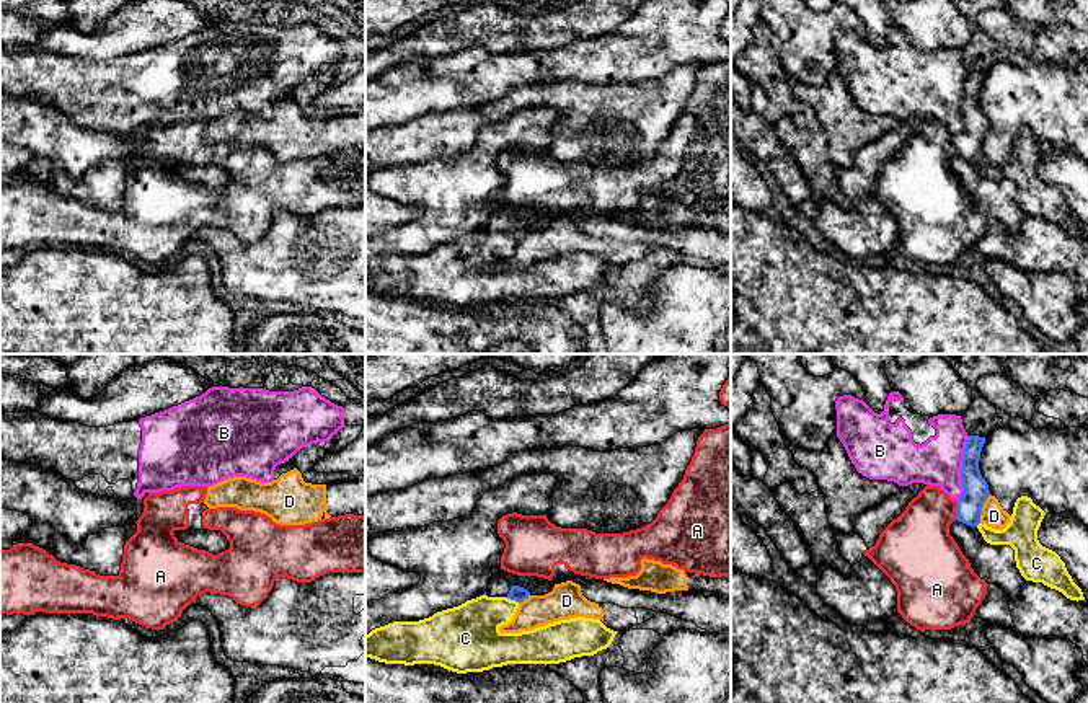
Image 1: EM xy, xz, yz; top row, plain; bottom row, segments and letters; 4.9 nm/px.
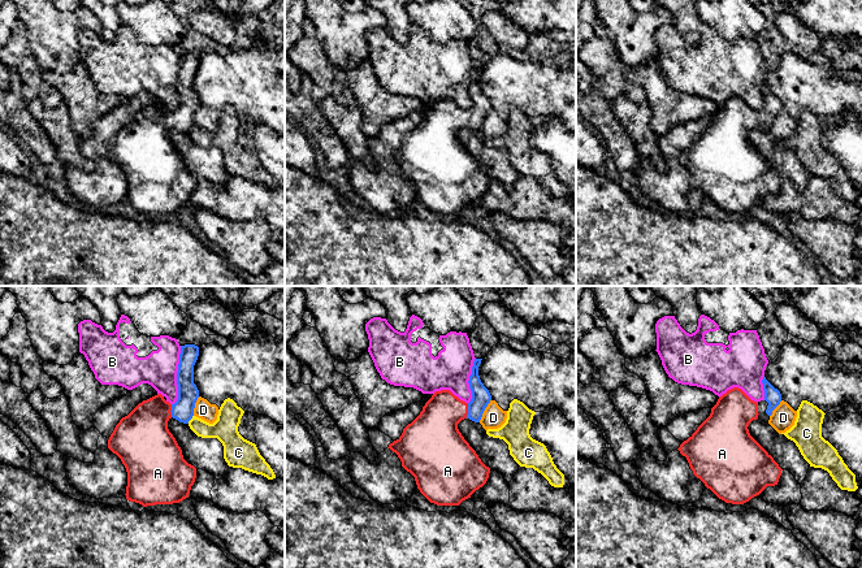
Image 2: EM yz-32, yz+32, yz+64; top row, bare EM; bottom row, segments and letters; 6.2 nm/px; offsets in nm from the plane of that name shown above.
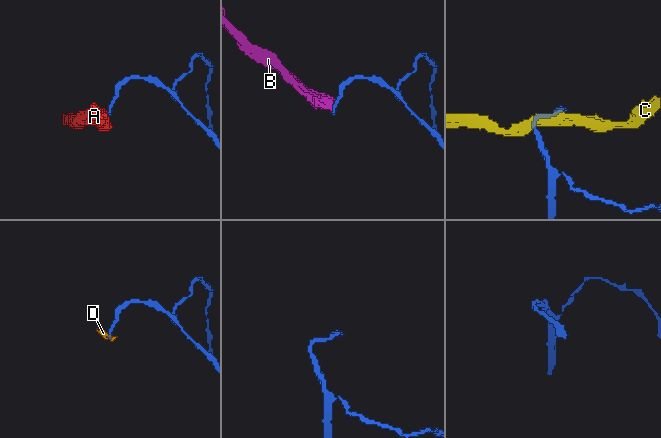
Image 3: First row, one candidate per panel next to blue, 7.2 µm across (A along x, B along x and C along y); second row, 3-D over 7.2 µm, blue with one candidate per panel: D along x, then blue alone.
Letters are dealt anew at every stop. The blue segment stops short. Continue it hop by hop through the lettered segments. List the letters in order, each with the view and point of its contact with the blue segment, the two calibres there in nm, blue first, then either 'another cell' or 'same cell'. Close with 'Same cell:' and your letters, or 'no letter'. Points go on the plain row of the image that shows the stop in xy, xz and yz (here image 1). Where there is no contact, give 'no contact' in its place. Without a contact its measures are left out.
A: yz (956, 145) | 130/320 nm | same cell
B: yz (961, 103) | 130/240 nm | another cell
C: xz (513, 234) | 80/260 nm | another cell
D: yz (981, 144) | 130/120 nm | another cell
Same cell: A

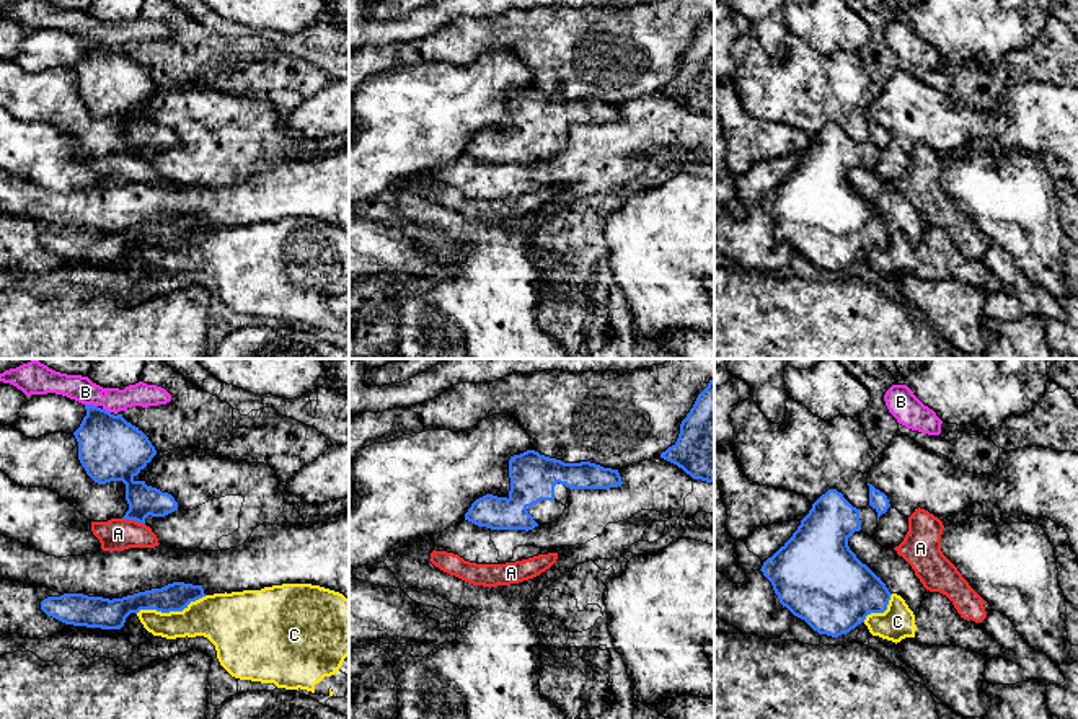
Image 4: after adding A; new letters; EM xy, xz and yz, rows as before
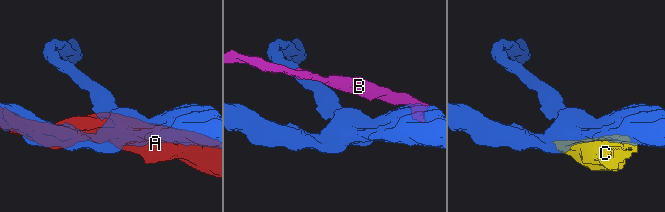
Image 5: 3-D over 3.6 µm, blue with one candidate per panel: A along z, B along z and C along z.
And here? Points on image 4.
A: xy (134, 154) | 150/160 nm | another cell
B: xy (92, 39) | 320/130 nm | another cell
C: xy (170, 245) | 140/240 nm | another cell
Same cell: no letter

